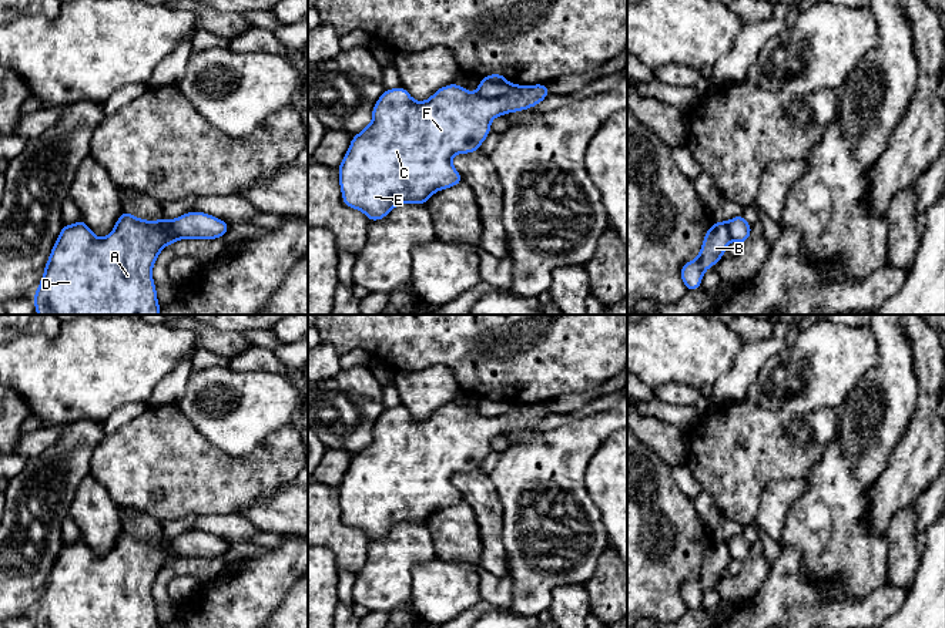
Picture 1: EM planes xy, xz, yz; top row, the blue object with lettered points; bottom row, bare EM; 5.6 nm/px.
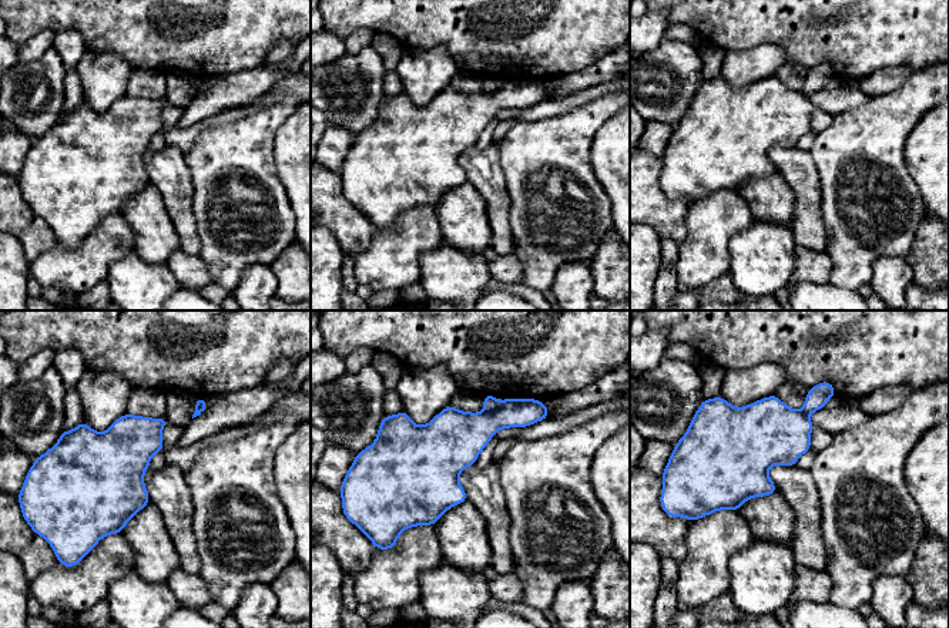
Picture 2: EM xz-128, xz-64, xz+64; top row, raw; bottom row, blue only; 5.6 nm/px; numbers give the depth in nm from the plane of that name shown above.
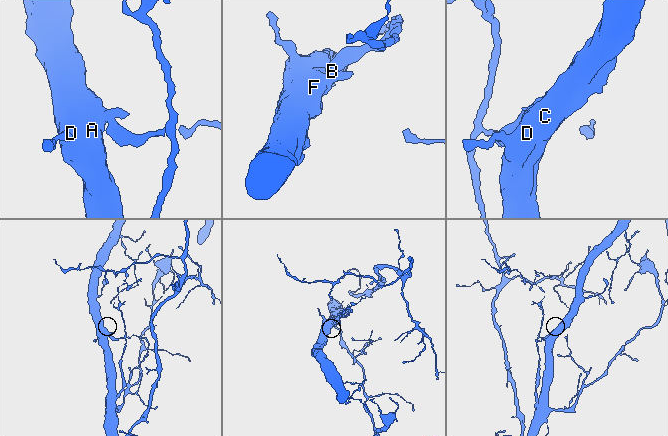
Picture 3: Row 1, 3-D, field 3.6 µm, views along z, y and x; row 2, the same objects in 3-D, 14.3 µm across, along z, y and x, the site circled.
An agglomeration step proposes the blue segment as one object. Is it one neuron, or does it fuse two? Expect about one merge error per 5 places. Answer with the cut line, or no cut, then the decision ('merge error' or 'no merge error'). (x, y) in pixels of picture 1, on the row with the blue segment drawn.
cut xz (510, 84), (505, 93), (495, 97), (482, 97), (476, 91); merge error

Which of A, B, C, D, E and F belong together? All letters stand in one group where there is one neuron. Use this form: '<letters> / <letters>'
A C D E F / B

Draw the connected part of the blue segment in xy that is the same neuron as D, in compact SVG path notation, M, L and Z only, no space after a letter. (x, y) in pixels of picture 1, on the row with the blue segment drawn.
M123 209L114 229L98 238L78 219L63 225L33 296L37 315L160 315L153 266L172 236L180 239L218 239L229 225L210 214L191 211L172 221L138 219Z

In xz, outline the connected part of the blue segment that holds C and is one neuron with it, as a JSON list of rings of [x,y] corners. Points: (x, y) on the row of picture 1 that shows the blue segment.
[[[452,83],[440,87],[426,101],[415,101],[402,85],[385,90],[373,105],[371,124],[352,137],[349,150],[338,167],[342,202],[363,212],[371,222],[386,218],[395,206],[402,204],[426,205],[435,192],[463,182],[460,172],[452,164],[453,155],[479,151],[482,142],[490,134],[490,122],[497,115],[529,110],[549,94],[546,84],[510,84],[506,94],[489,98]]]

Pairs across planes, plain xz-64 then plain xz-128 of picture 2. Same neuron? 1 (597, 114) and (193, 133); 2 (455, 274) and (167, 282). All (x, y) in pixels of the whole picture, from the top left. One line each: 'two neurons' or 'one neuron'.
1: two neurons
2: one neuron

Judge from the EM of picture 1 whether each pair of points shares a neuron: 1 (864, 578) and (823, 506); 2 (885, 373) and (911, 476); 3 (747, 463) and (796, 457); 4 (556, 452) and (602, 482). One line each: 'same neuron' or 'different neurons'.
1: same neuron
2: different neurons
3: same neuron
4: different neurons

